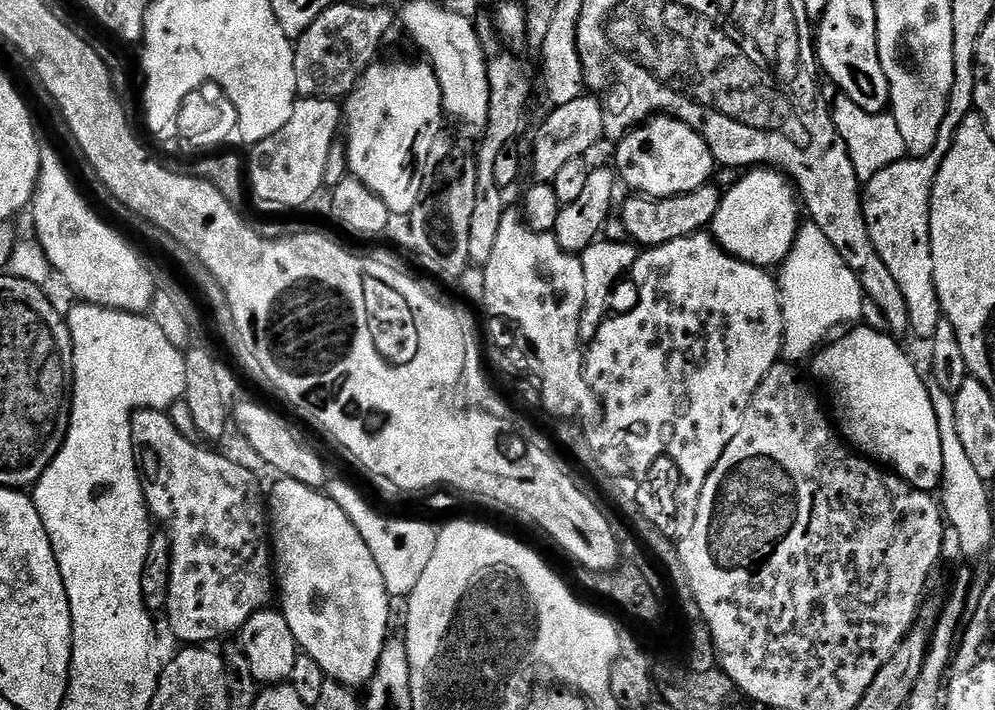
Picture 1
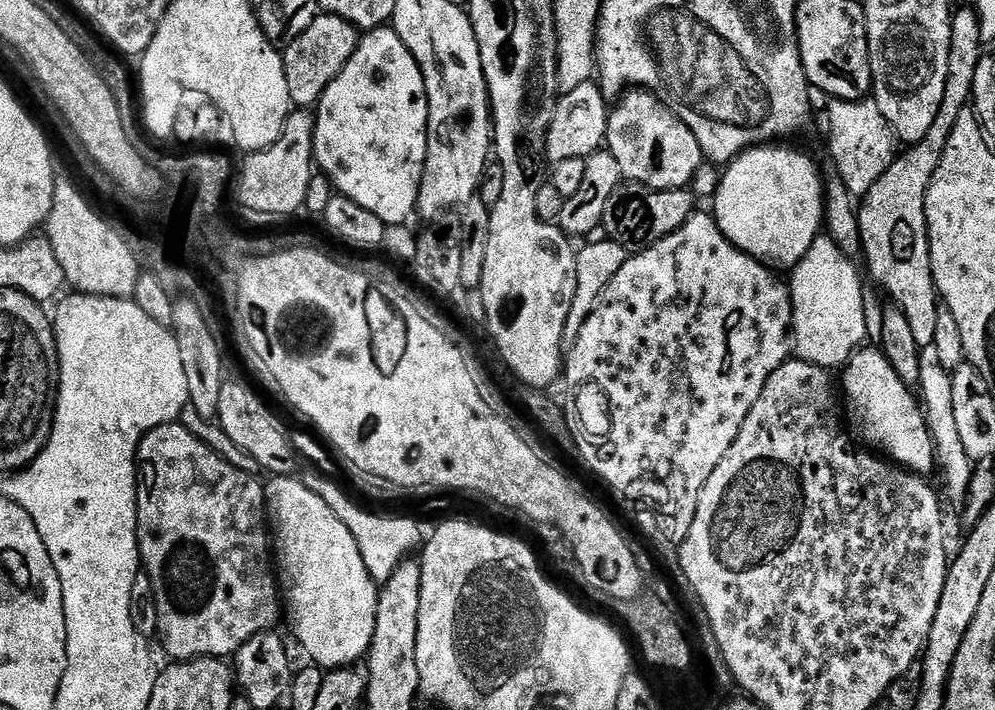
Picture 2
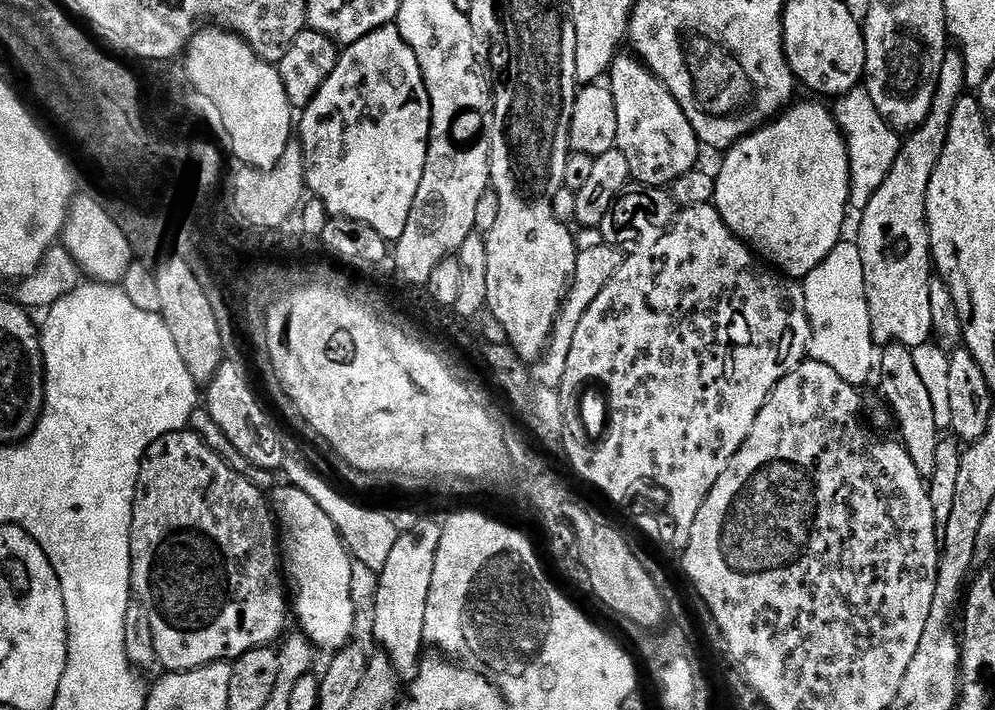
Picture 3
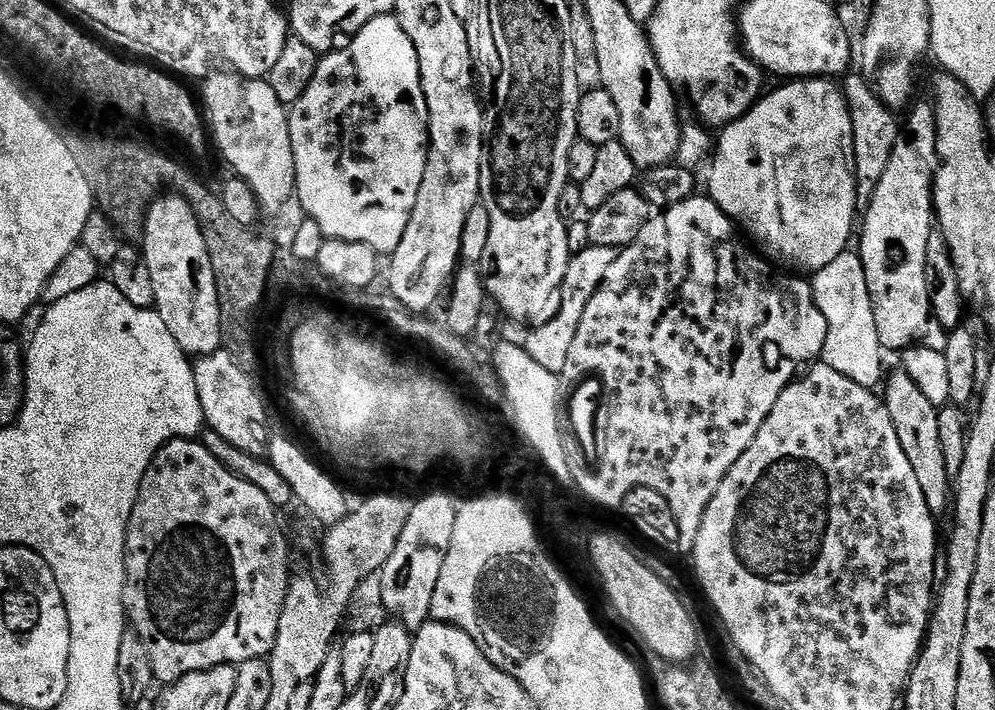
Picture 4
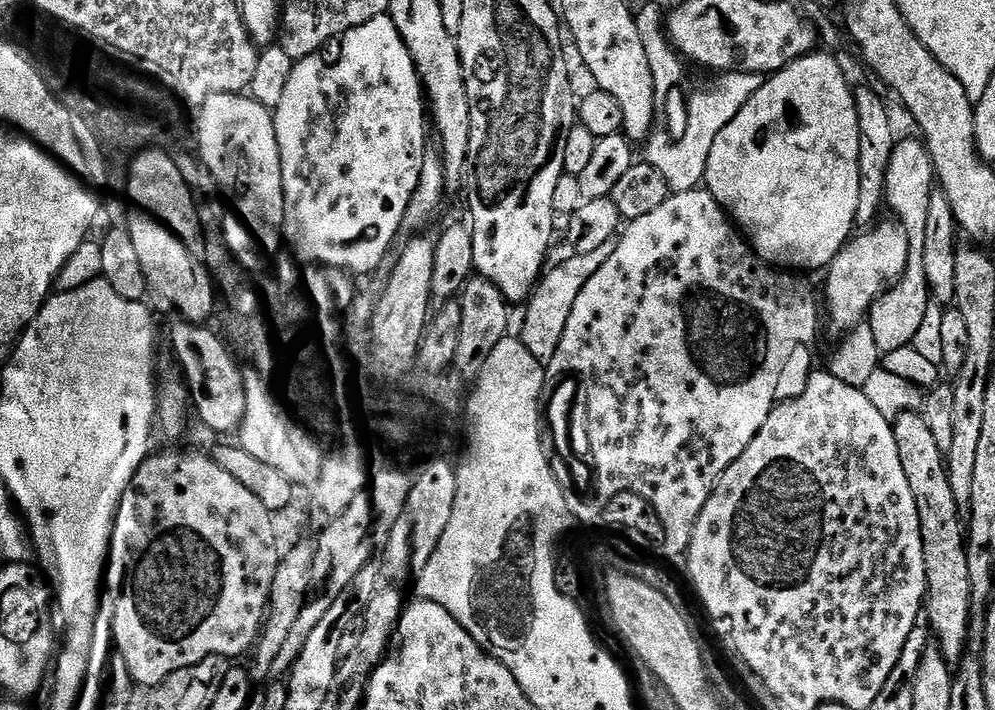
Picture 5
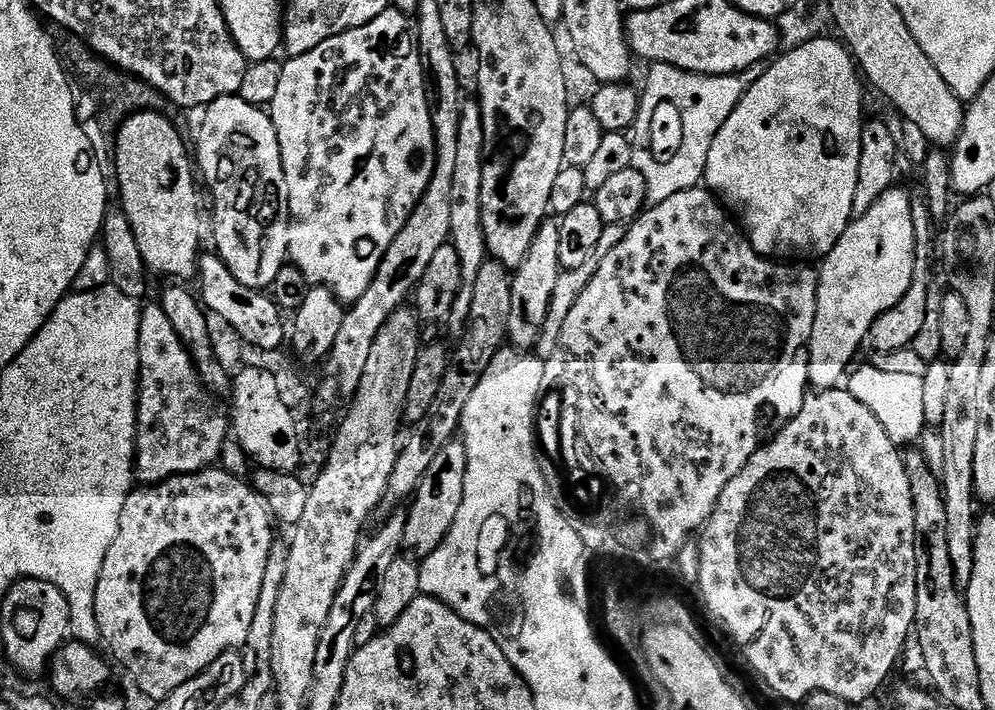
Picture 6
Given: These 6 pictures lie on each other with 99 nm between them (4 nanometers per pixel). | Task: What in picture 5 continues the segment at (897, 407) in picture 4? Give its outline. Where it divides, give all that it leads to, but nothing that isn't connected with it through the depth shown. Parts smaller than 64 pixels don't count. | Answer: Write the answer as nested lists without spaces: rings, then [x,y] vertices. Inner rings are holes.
[[[904,412],[896,417],[894,427],[902,470],[906,470],[906,478],[910,478],[910,490],[914,490],[914,498],[918,502],[918,518],[926,558],[926,609],[929,612],[931,635],[936,644],[940,643],[940,655],[949,665],[956,666],[963,658],[964,647],[968,644],[968,619],[974,615],[966,528],[962,522],[960,525],[962,513],[954,502],[954,490],[950,490],[945,449],[941,441],[930,434],[930,426],[926,426],[923,415]]]

